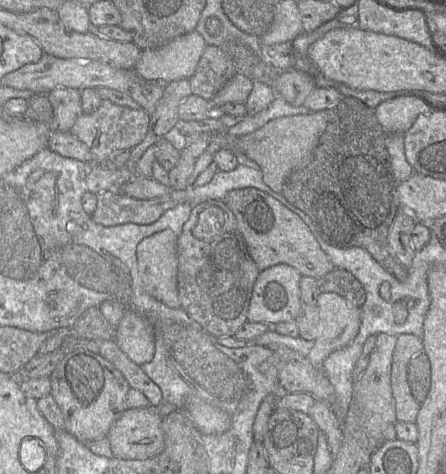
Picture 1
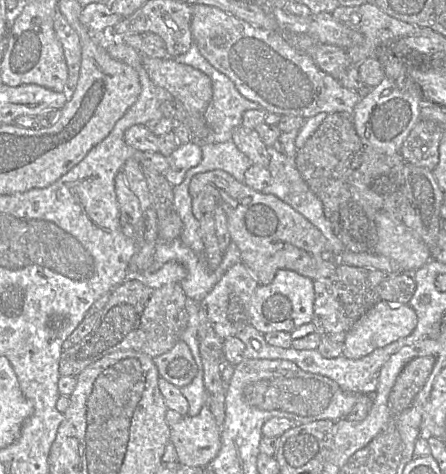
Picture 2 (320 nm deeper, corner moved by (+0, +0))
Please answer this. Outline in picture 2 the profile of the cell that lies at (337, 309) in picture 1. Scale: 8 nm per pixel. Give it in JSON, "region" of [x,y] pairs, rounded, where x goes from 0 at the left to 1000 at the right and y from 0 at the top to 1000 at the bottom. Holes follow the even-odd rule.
{"region":[[[850,635],[789,688],[776,707],[767,749],[783,757],[807,757],[845,734],[865,730],[919,707],[935,688],[935,665],[917,641],[877,641]]]}

